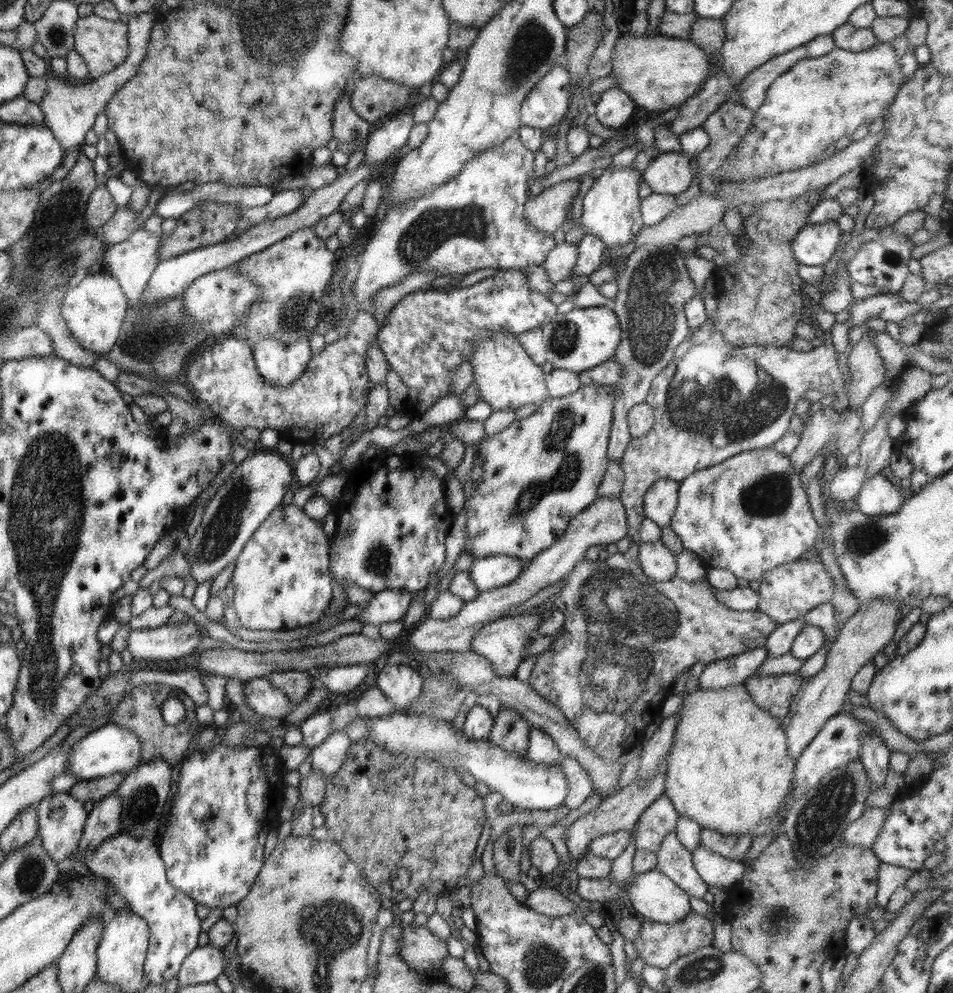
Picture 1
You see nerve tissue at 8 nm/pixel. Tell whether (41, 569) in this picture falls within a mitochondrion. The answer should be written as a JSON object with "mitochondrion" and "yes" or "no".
{"mitochondrion":"yes"}

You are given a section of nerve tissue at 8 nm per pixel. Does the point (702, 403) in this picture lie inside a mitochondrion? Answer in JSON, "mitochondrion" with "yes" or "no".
{"mitochondrion":"yes"}

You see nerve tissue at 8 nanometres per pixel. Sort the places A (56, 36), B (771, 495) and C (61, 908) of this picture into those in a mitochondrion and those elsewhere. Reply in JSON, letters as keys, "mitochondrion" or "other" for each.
{"A":"mitochondrion","B":"mitochondrion","C":"other"}

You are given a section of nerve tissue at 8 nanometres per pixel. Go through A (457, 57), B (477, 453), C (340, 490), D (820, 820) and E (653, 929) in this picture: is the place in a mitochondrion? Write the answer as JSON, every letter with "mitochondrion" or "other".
{"A":"other","B":"other","C":"other","D":"mitochondrion","E":"other"}

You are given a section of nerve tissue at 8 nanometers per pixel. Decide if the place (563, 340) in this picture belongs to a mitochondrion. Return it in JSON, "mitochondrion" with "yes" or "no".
{"mitochondrion":"yes"}

